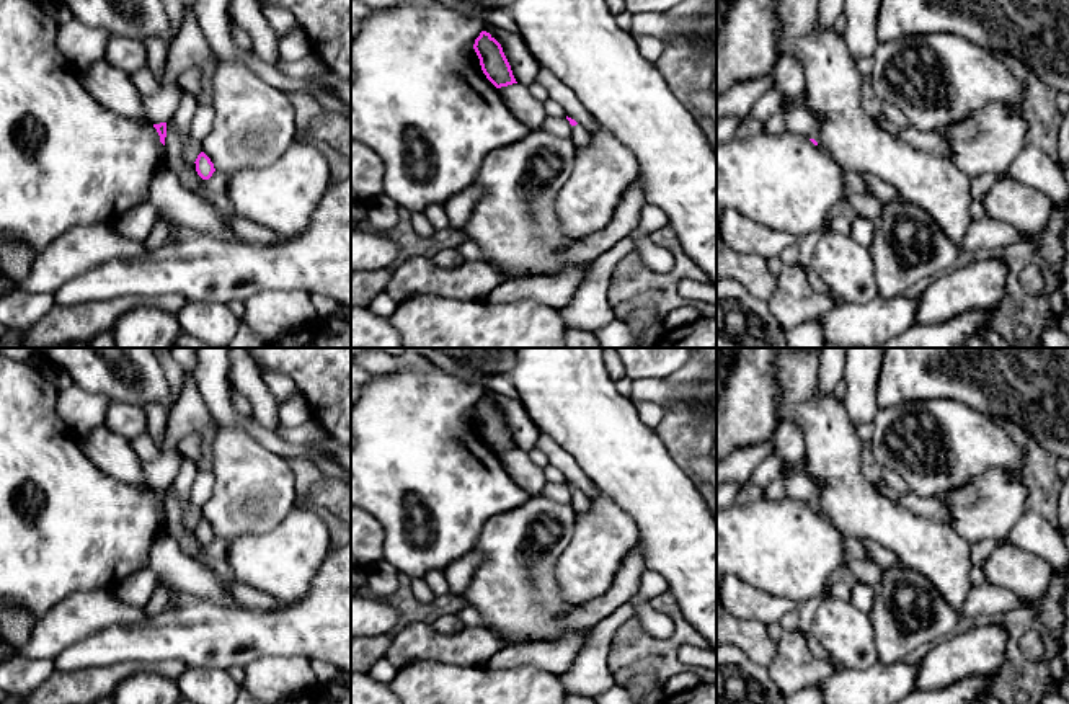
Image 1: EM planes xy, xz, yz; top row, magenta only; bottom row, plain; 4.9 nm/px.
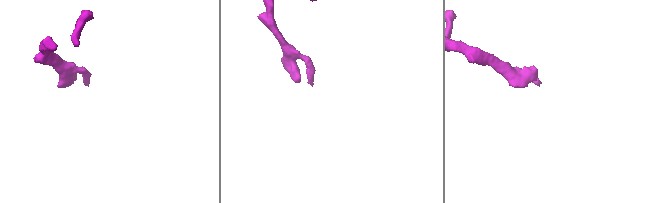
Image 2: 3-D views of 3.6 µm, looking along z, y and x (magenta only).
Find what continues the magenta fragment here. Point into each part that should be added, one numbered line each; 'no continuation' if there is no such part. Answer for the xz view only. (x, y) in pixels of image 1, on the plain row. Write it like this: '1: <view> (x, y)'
1: xz (580, 502)

